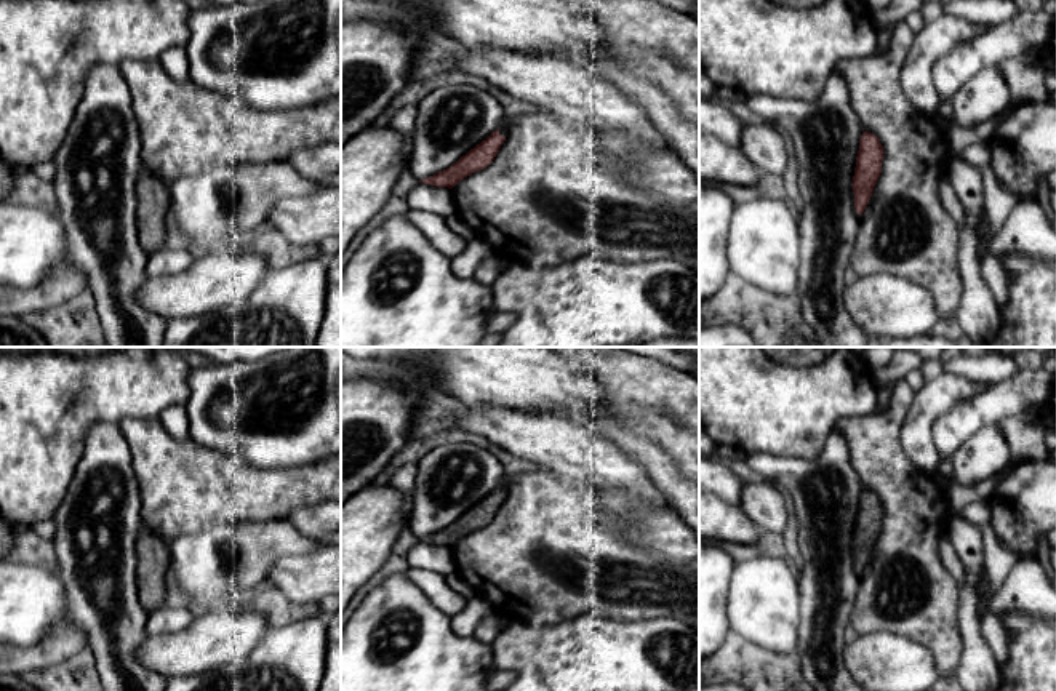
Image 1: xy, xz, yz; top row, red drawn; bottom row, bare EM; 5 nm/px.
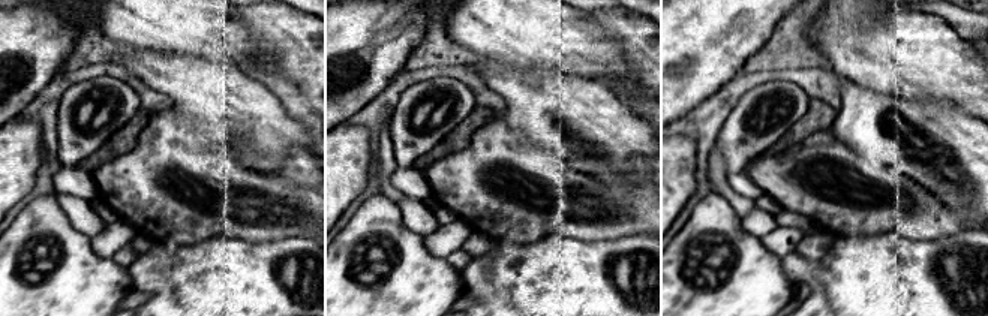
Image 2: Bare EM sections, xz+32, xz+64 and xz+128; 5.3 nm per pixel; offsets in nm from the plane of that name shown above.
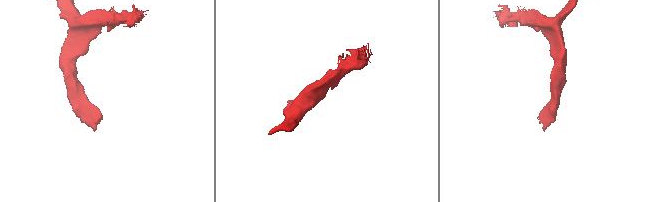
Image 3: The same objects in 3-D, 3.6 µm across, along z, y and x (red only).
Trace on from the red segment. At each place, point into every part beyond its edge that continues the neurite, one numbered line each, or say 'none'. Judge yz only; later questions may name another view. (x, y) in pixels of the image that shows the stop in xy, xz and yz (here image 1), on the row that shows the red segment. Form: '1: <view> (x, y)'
none

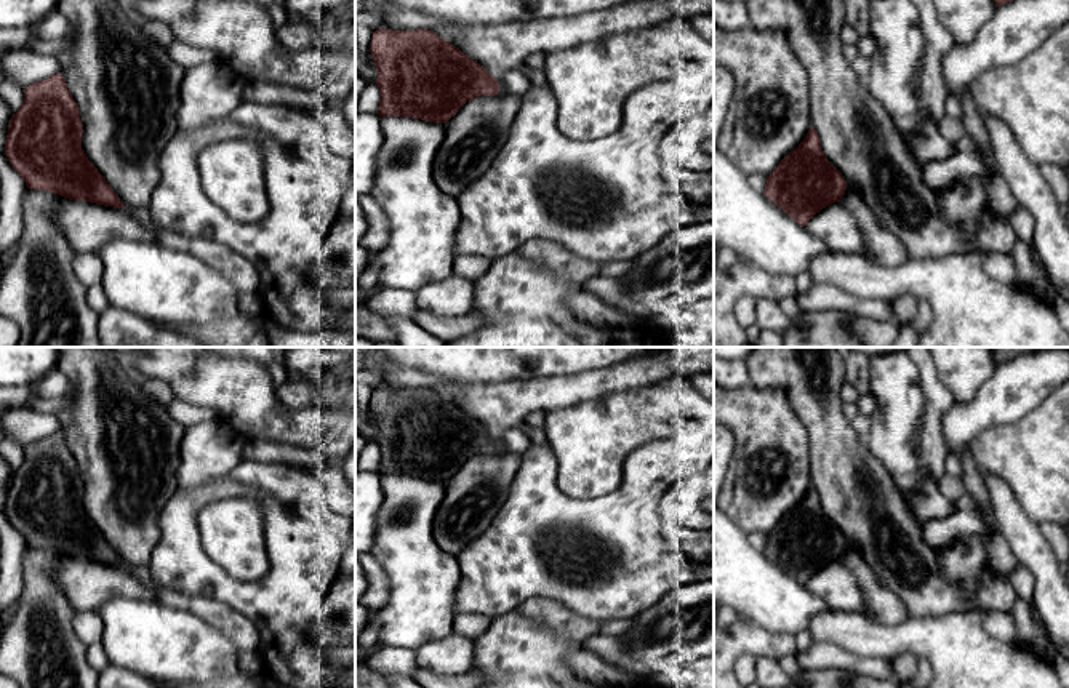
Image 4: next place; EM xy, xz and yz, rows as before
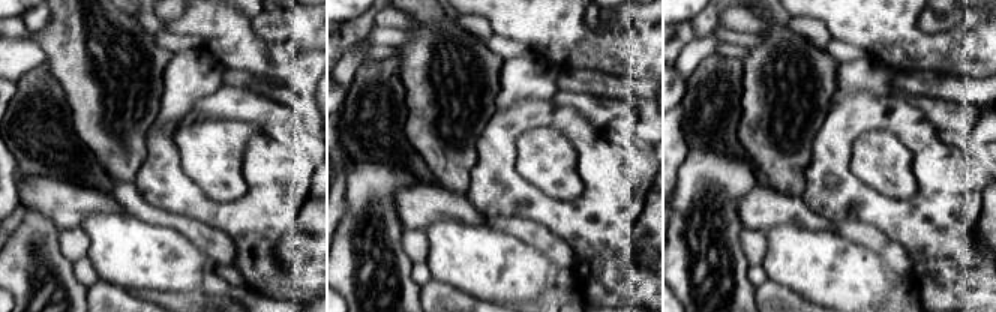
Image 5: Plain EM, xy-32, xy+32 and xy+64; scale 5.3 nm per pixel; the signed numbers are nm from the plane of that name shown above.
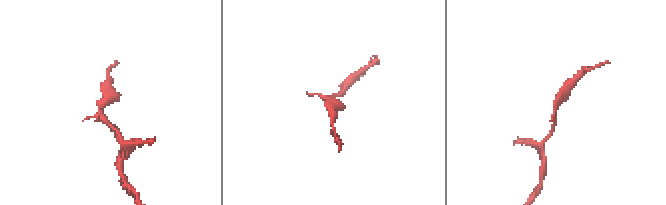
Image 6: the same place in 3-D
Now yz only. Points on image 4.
none

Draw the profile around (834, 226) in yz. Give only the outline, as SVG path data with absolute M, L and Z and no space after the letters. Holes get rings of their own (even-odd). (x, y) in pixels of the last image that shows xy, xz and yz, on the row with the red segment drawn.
M840 202L823 208L805 227L832 253L864 253L864 240L856 219Z

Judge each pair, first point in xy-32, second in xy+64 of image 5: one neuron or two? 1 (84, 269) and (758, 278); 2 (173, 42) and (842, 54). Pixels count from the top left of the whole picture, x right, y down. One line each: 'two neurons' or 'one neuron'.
1: one neuron
2: one neuron

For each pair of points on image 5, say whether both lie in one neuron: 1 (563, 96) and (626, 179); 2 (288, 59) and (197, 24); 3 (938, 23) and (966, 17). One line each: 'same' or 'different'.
1: different
2: same
3: same

